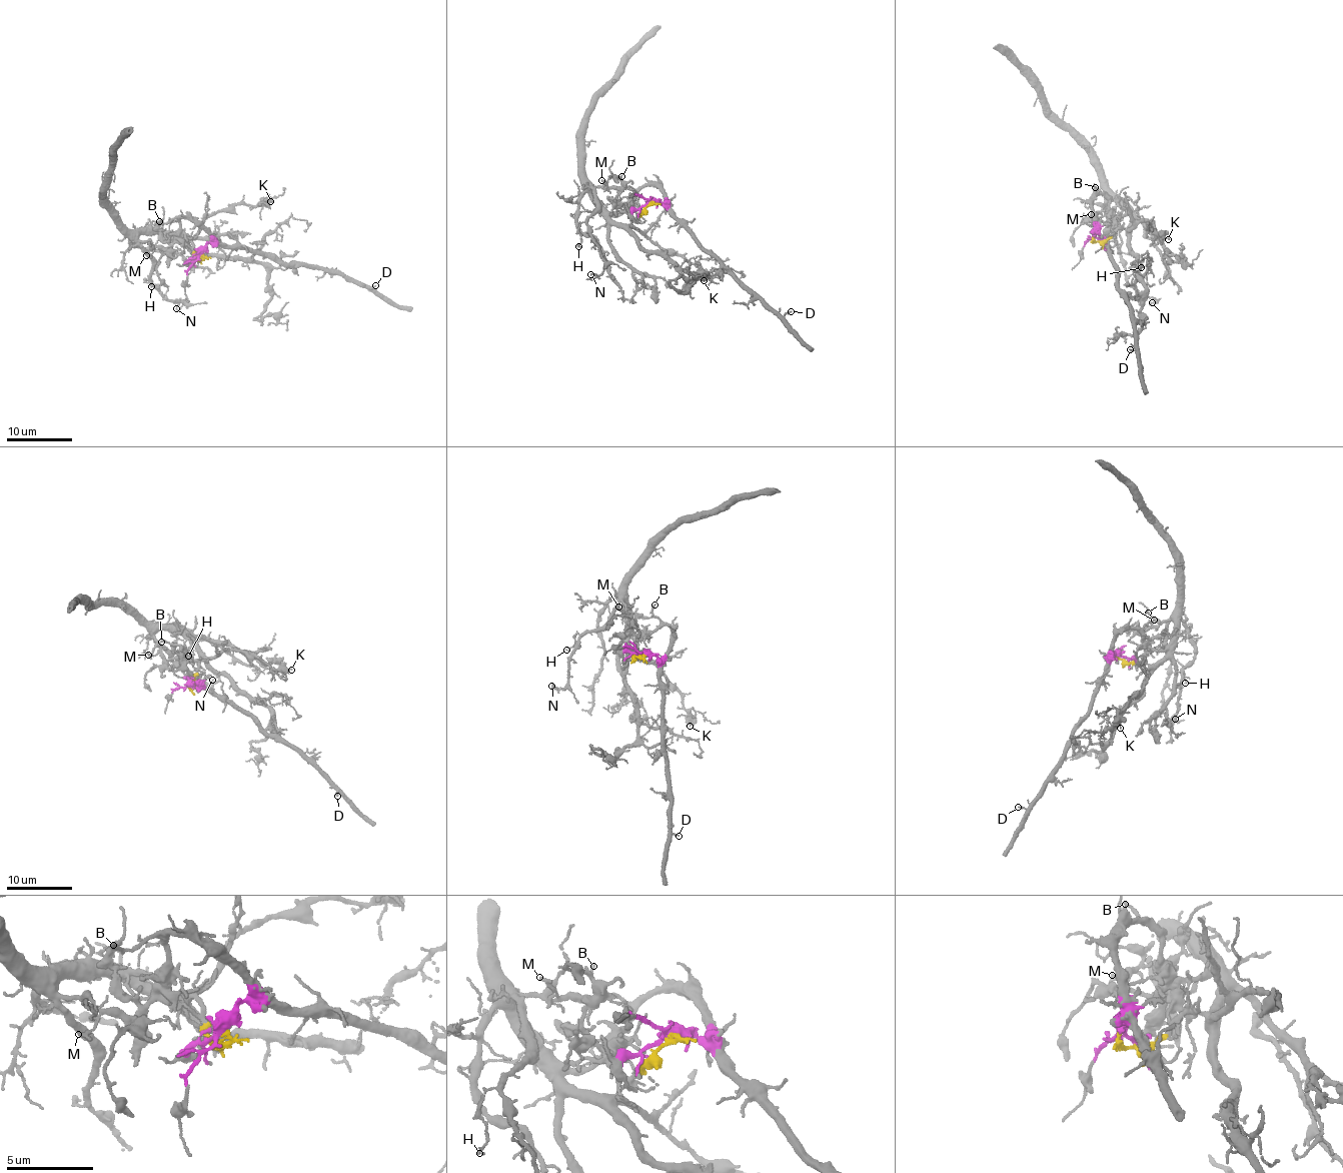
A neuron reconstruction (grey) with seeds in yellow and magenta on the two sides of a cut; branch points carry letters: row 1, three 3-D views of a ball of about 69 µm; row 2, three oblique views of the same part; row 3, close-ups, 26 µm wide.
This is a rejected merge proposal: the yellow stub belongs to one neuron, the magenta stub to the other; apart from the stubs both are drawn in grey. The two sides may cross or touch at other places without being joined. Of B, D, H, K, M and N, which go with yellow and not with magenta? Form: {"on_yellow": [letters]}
{"on_yellow": ["H", "K", "M", "N"]}

